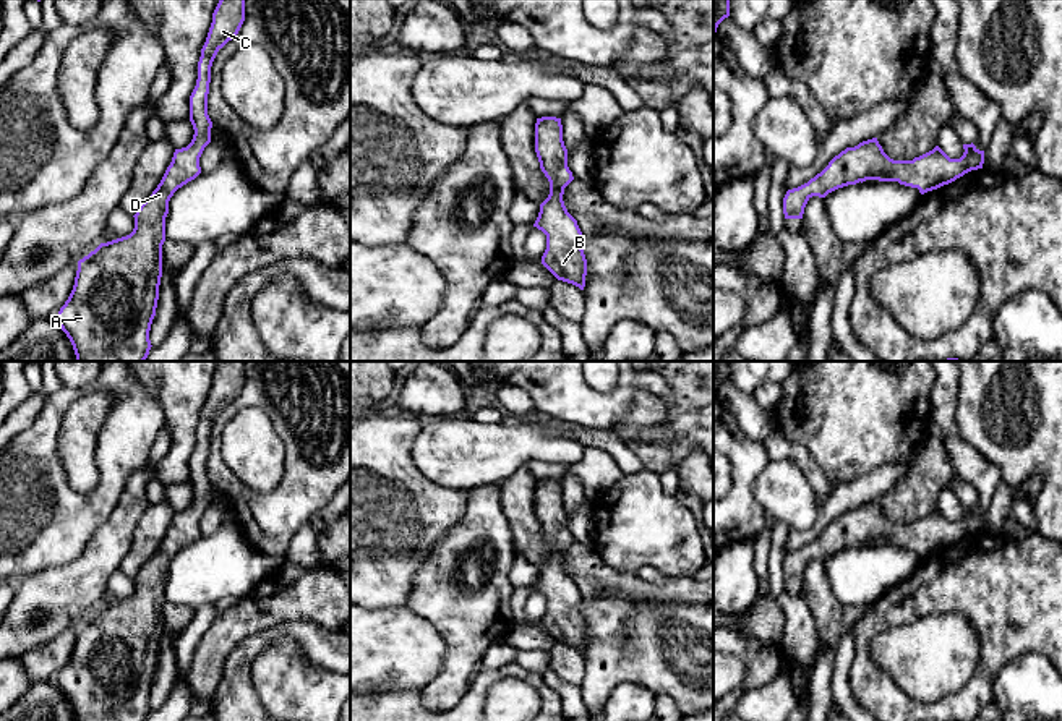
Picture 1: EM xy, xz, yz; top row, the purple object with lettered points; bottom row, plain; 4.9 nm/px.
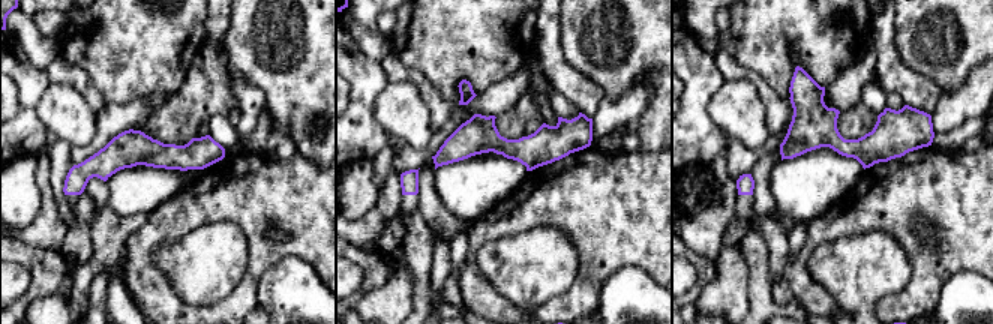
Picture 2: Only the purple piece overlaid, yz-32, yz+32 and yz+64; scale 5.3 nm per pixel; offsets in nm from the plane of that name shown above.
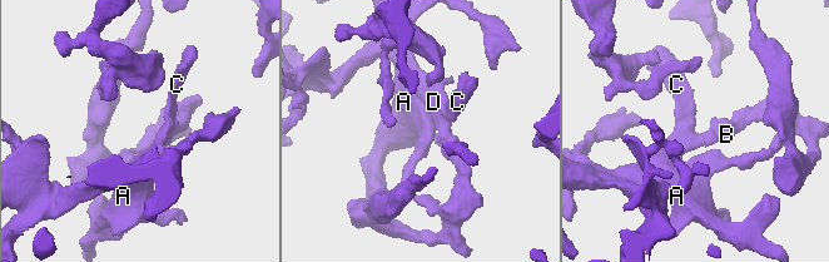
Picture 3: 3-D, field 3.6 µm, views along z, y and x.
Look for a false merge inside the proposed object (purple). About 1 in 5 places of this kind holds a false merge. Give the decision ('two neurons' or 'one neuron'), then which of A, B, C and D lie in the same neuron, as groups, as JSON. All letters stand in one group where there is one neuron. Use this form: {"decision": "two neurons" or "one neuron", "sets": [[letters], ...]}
{"decision": "one neuron", "sets": [["A", "B", "C", "D"]]}

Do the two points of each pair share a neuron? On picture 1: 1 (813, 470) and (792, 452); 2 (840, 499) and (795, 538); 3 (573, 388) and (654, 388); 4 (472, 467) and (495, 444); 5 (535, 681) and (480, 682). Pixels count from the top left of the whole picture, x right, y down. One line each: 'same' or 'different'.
1: same
2: same
3: same
4: same
5: same

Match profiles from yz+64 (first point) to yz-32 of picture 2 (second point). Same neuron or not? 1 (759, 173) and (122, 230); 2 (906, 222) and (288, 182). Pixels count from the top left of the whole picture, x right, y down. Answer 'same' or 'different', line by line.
1: same
2: same

